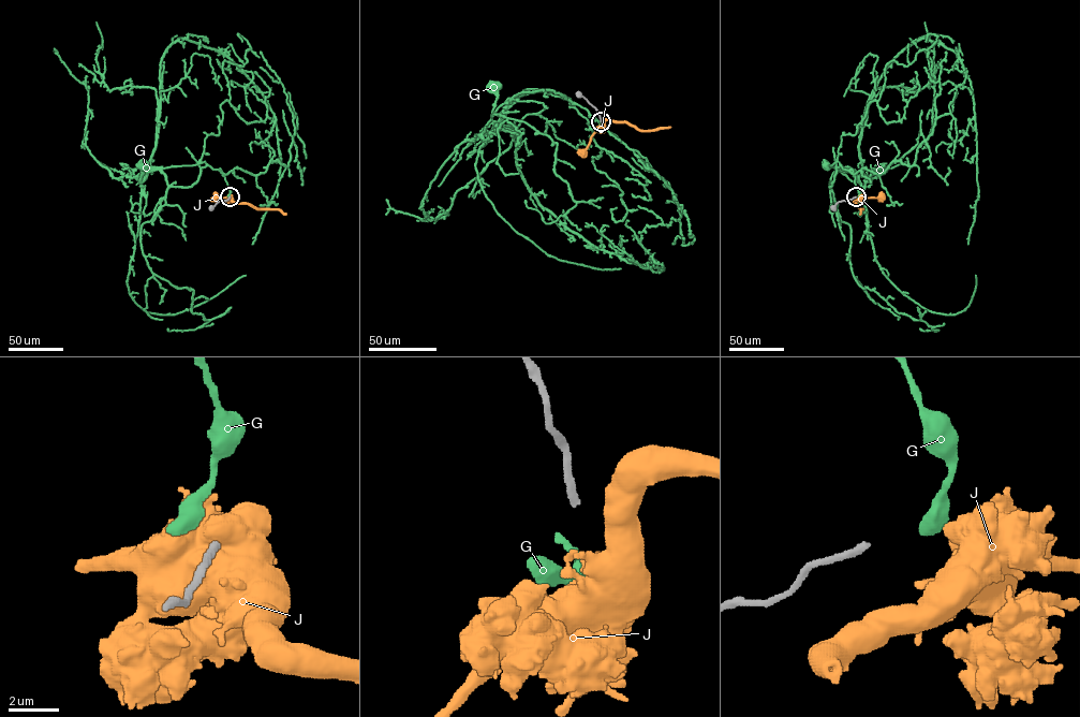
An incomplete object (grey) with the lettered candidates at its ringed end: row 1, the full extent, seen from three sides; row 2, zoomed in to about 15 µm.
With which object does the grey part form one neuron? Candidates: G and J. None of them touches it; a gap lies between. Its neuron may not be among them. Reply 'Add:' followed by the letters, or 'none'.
Add: none

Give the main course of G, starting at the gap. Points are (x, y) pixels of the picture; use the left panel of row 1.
G: (228, 195), (230, 190), (222, 171), (213, 170), (205, 161), (150, 171), (141, 183), (144, 165)

